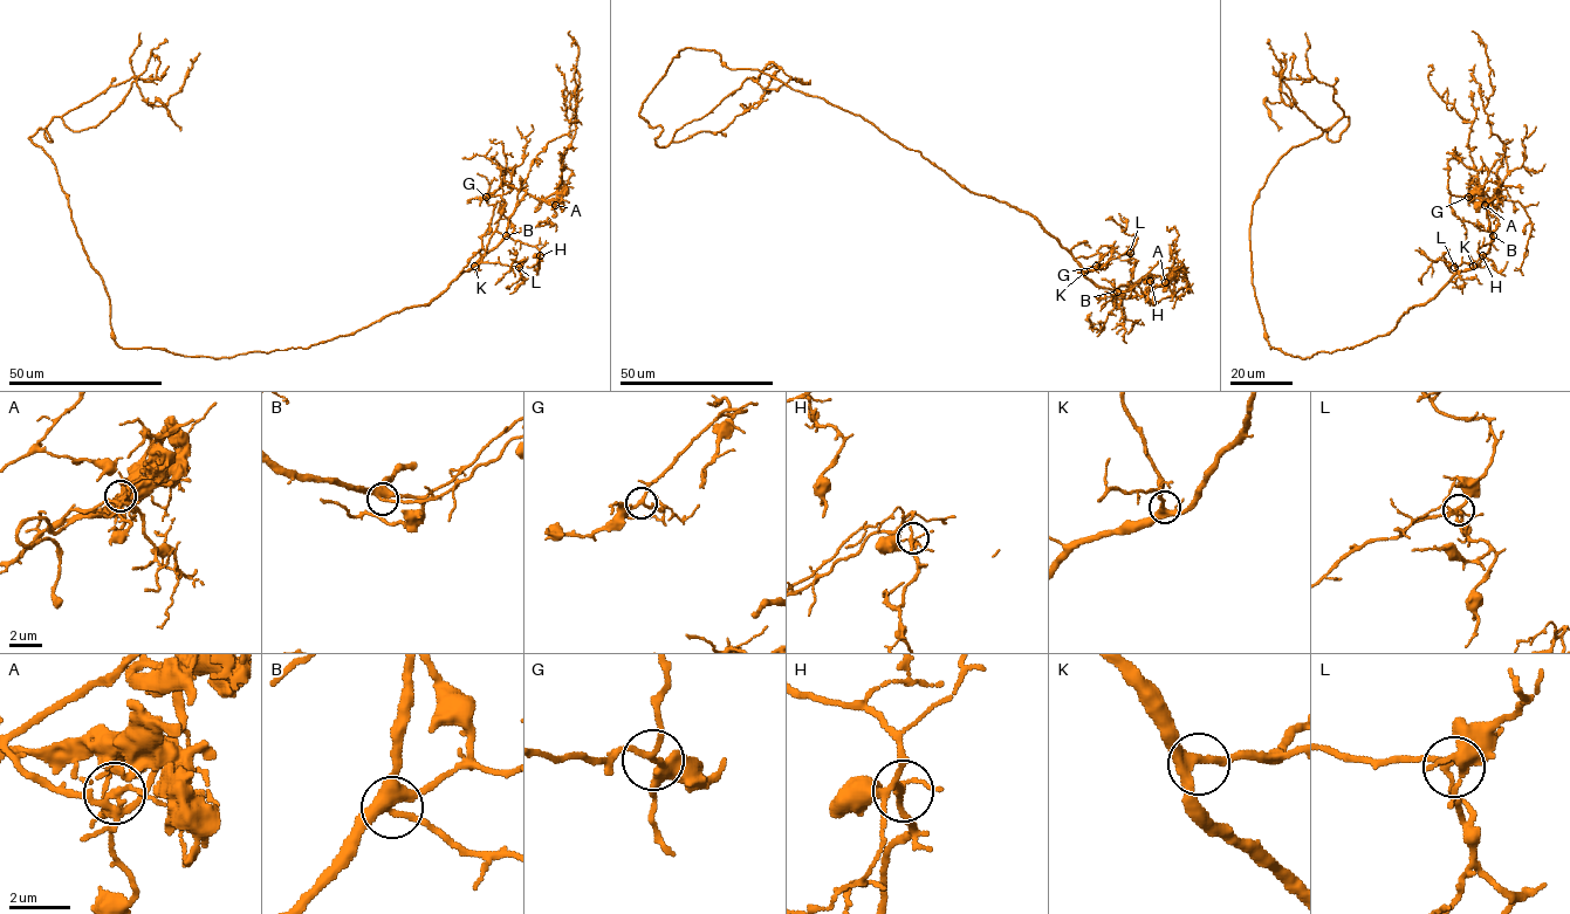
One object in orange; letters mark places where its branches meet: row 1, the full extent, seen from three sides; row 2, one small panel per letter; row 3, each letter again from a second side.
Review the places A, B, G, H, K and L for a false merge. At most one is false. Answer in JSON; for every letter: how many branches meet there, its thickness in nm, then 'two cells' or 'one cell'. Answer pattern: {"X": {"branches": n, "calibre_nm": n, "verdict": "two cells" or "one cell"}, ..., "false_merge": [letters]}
{"A": {"branches": 4, "calibre_nm": 190, "verdict": "two cells"}, "B": {"branches": 4, "calibre_nm": 340, "verdict": "one cell"}, "G": {"branches": 3, "calibre_nm": 190, "verdict": "one cell"}, "H": {"branches": 4, "calibre_nm": 180, "verdict": "one cell"}, "K": {"branches": 4, "calibre_nm": 320, "verdict": "one cell"}, "L": {"branches": 4, "calibre_nm": 200, "verdict": "one cell"}, "false_merge": ["A"]}

